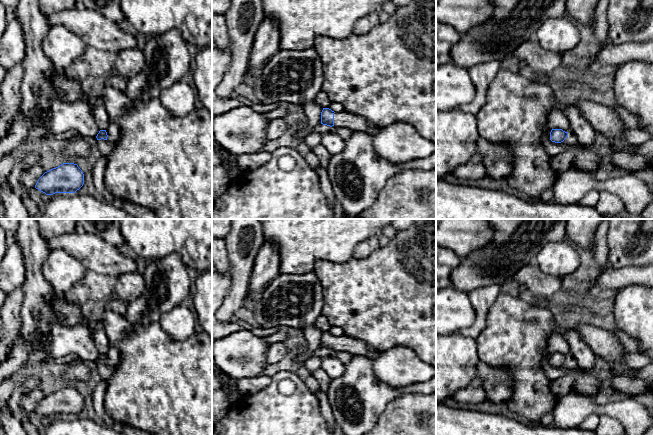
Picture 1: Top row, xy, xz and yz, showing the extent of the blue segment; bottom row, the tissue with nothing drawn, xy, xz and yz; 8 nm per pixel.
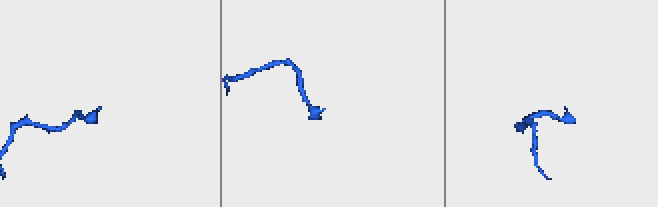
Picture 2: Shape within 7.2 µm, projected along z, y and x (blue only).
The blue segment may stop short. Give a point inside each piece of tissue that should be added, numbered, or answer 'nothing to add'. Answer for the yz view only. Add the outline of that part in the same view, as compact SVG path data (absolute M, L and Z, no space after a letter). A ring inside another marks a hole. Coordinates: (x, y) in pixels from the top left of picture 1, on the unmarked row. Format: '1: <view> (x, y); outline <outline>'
nothing to add

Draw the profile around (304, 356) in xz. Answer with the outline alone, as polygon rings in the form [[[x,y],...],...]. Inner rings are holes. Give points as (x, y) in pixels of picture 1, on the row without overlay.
[[[320,347],[313,353],[311,353],[309,351],[305,351],[305,352],[302,352],[299,354],[293,354],[293,360],[294,360],[294,362],[304,363],[305,361],[307,361],[308,359],[310,359],[314,356],[320,356],[322,358],[326,357],[326,356],[336,357],[336,355],[332,351],[323,349]]]

